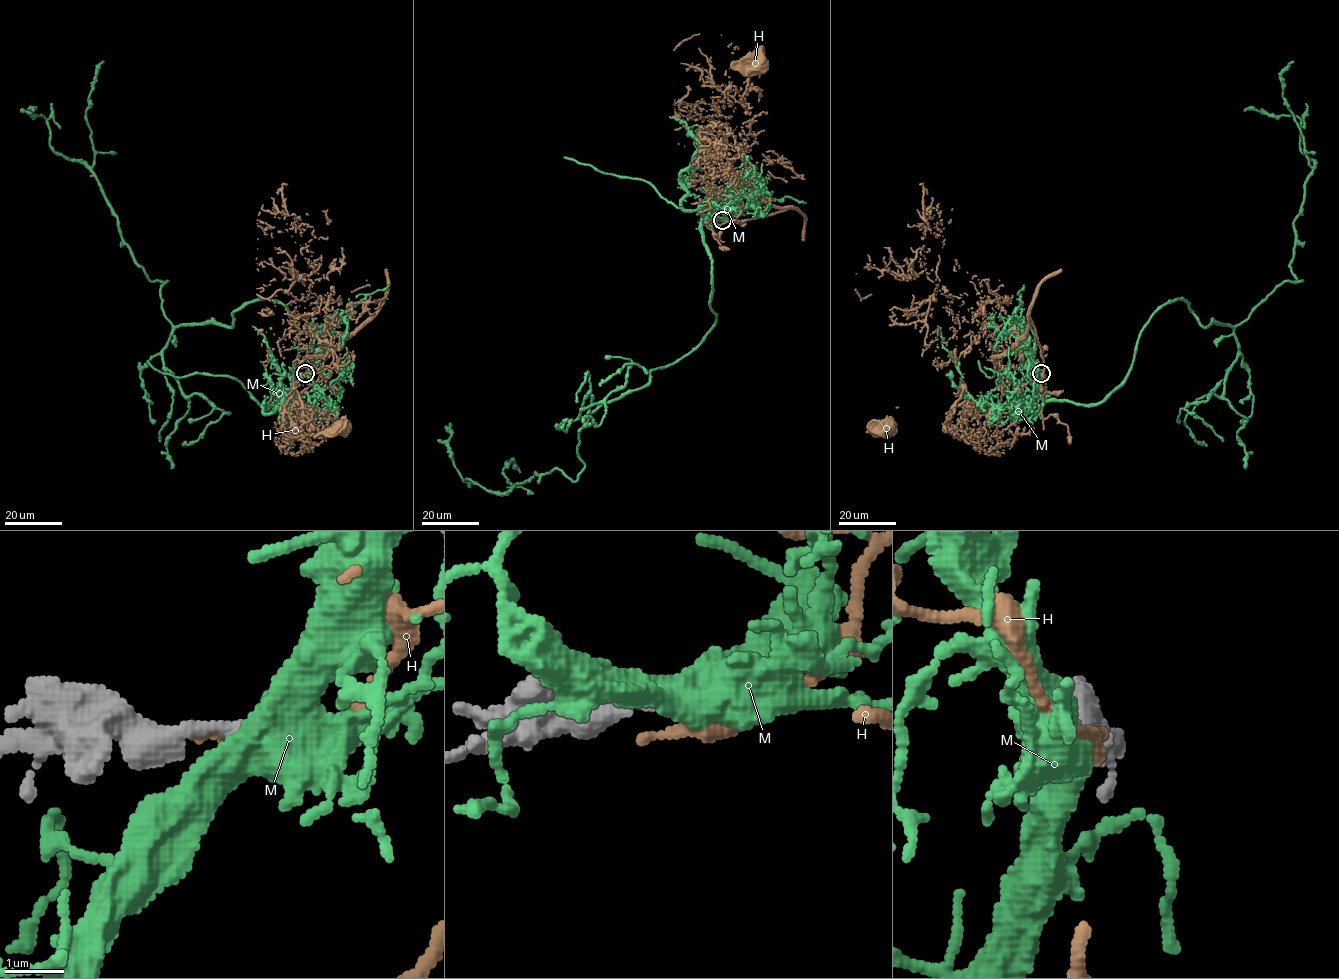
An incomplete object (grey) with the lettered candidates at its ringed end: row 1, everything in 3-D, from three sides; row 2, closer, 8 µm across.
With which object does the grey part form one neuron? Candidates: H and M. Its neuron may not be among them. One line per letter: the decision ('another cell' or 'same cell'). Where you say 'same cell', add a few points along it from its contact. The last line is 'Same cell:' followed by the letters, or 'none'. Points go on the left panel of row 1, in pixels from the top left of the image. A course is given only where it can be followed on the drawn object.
H: another cell
M: another cell
Same cell: none

